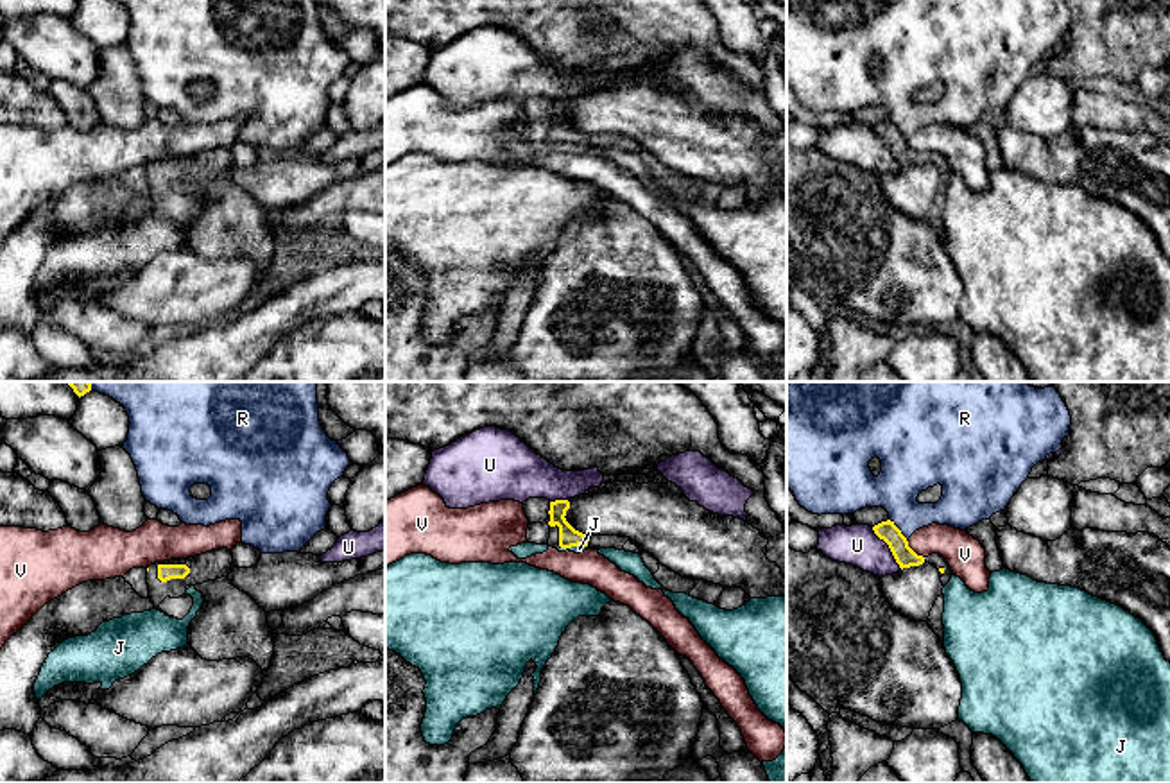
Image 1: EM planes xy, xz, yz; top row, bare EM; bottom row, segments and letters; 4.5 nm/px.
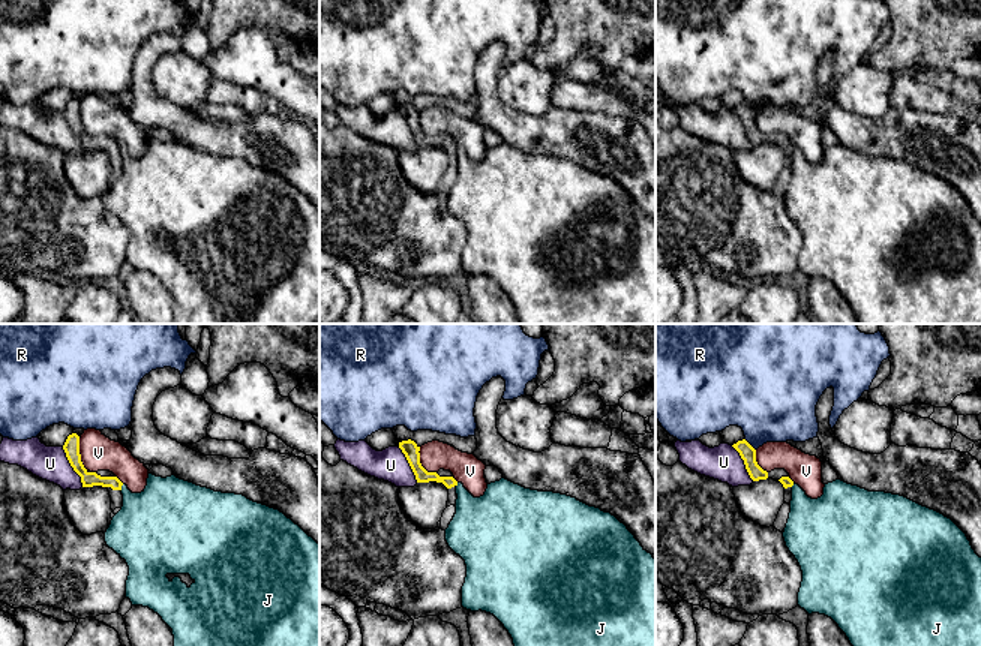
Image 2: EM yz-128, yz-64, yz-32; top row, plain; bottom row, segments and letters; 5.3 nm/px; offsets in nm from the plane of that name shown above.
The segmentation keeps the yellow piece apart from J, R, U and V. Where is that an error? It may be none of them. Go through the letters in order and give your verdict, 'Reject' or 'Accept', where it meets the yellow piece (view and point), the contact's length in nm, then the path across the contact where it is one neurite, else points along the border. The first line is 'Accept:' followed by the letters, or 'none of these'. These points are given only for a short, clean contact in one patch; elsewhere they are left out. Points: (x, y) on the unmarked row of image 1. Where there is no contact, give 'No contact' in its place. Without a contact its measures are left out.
Accept: none of these
J: Reject. Touches yellow at xz (574, 144). Shared border 130 nm. Boundary: xz (559, 144), (586, 146)
R: Reject. Touches yellow at yz (898, 128). Shared border 120 nm
U: Reject. Touches yellow at yz (889, 146). Shared border 240 nm
V: Reject. Touches yellow at yz (912, 149). Shared border 120 nm. Boundary: yz (905, 138), (923, 156)

